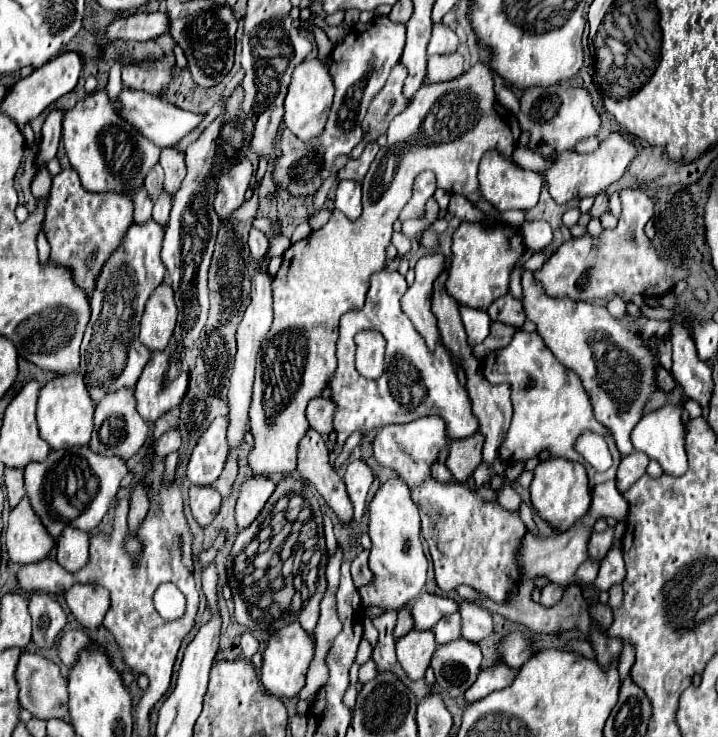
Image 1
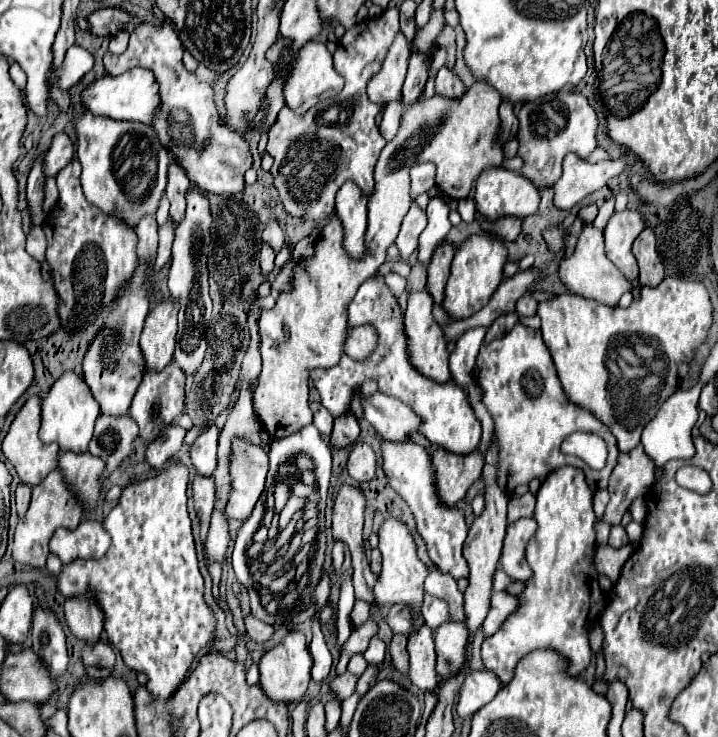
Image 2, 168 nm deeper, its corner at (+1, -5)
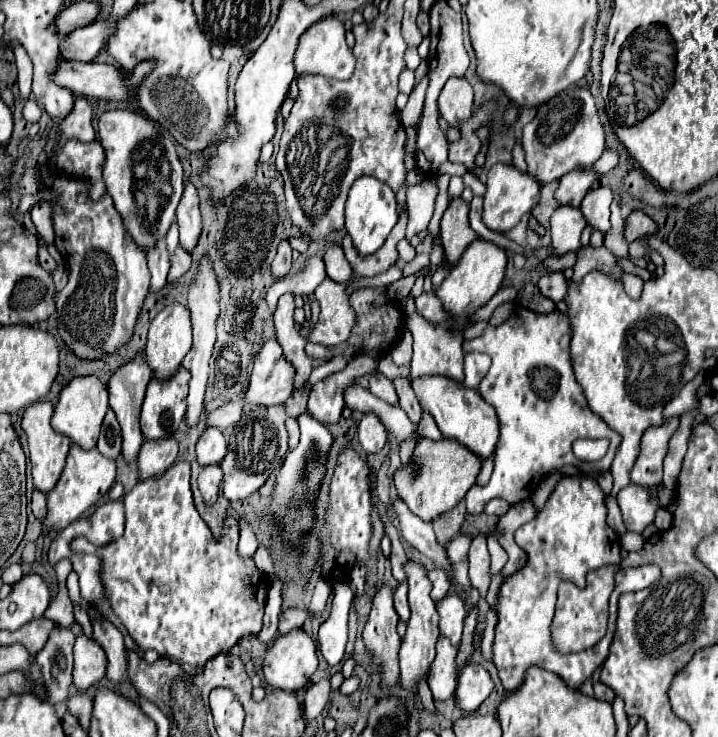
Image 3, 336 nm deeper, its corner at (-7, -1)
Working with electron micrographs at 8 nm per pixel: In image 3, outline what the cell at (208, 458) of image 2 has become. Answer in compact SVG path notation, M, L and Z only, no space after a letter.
M208 427L196 445L196 455L200 465L220 465L226 455L226 439L222 431Z

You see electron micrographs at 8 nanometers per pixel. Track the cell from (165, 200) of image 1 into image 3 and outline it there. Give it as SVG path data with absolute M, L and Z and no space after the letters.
M178 247L178 249L174 251L174 257L172 257L172 267L170 267L170 273L168 273L168 283L172 283L172 281L176 281L178 277L182 277L182 275L190 269L190 263L192 263L190 253L188 253L186 249Z

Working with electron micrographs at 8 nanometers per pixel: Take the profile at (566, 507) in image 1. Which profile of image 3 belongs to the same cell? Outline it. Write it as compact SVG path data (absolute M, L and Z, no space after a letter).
M584 475L562 477L554 487L544 509L538 513L538 517L516 531L516 543L526 551L528 563L524 569L508 577L496 603L498 625L492 645L492 661L498 669L500 681L504 689L510 693L522 683L524 671L530 665L538 665L542 669L558 673L568 687L578 689L582 681L588 679L592 671L604 663L608 655L608 647L612 643L612 635L616 629L616 609L620 595L656 584L660 579L660 569L656 565L642 565L636 569L619 568L614 575L615 588L608 600L610 619L604 639L588 651L562 655L554 649L550 635L550 621L554 615L558 583L562 579L584 583L584 575L588 571L599 569L609 563L618 566L621 560L621 543L618 543L616 531L610 529L606 523L604 493L596 479Z

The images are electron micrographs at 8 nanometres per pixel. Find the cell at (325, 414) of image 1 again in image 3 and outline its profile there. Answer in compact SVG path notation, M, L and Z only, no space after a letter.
M374 355L372 357L360 357L356 363L352 361L350 367L346 367L338 373L332 373L326 379L318 381L312 387L310 397L308 397L308 413L324 425L338 423L342 409L346 407L346 403L344 403L346 389L350 385L354 385L354 381L360 375L374 371L376 367L378 367L378 361L374 359Z

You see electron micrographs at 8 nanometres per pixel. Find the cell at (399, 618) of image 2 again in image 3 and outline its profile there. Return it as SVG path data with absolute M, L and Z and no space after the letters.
M402 583L398 585L398 589L394 591L394 603L396 603L396 613L400 617L400 621L408 621L410 619L410 609L408 609L408 601L406 595L402 595Z

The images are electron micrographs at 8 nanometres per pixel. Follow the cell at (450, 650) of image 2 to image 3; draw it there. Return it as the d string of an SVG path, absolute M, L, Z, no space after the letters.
M448 593L440 603L436 603L440 613L440 633L450 639L450 643L460 645L462 623L466 617L466 605L456 593Z

